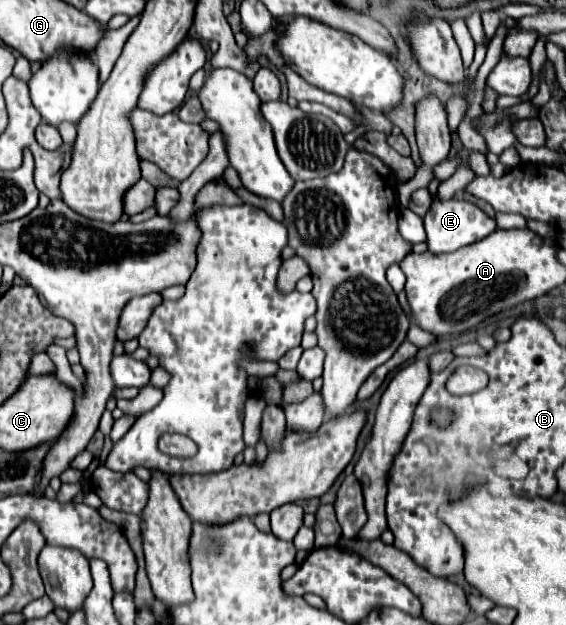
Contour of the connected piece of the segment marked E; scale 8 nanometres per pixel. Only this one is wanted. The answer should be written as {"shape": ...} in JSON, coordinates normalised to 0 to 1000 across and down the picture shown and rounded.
{"shape":[[[792,318],[792,322],[770,322],[756,334],[749,347],[749,363],[756,376],[756,402],[767,408],[795,405],[813,395],[823,395],[830,389],[841,389],[855,379],[862,379],[876,366],[876,354],[866,350],[859,341],[852,341],[841,328],[816,322],[816,318]]]}

